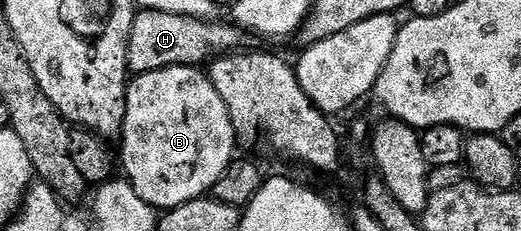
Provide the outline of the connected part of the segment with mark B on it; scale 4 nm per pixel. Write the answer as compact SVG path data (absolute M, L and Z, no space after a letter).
M169 67L168 69L156 69L149 71L143 75L134 75L129 80L126 88L126 116L122 122L122 133L120 136L120 144L122 143L122 159L120 155L120 167L124 172L124 178L127 183L132 185L132 189L152 208L169 209L171 207L179 207L193 199L203 198L207 193L213 192L216 181L220 181L220 177L230 164L236 158L234 152L234 143L236 144L236 136L234 134L234 126L228 117L228 109L224 105L224 101L220 97L220 93L216 93L216 89L212 85L209 74L205 70L196 67Z

